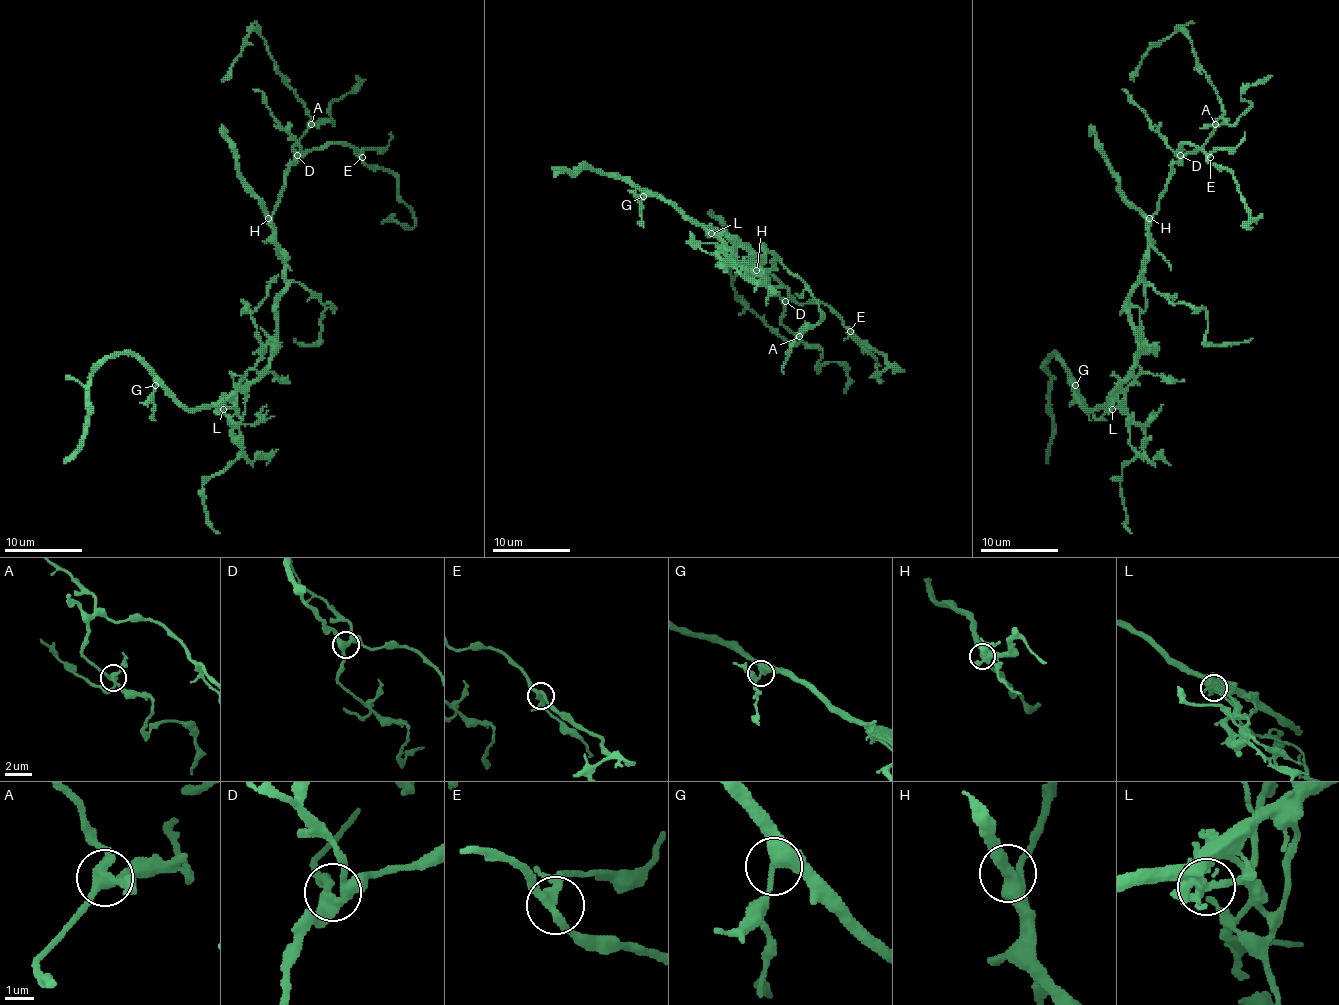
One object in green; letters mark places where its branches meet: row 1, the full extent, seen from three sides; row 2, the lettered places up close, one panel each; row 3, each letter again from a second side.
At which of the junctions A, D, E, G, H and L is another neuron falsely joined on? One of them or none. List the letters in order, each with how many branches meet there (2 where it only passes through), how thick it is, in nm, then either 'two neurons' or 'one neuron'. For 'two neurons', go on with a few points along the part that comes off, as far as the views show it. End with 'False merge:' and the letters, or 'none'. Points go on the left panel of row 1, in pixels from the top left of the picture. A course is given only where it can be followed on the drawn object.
A: 4 branches meet; 320 nm thick; one neuron
D: 4 branches meet; 380 nm thick; one neuron
E: 3 branches meet; 280 nm thick; one neuron
G: 3 branches meet; 320 nm thick; one neuron
H: 3 branches meet; 400 nm thick; one neuron
L: 4 branches meet; 280 nm thick; two neurons; foreign part runs (223, 408), (235, 403), (237, 383), (260, 354), (260, 336), (251, 315), (266, 296), (266, 286), (278, 274)
False merge: L

